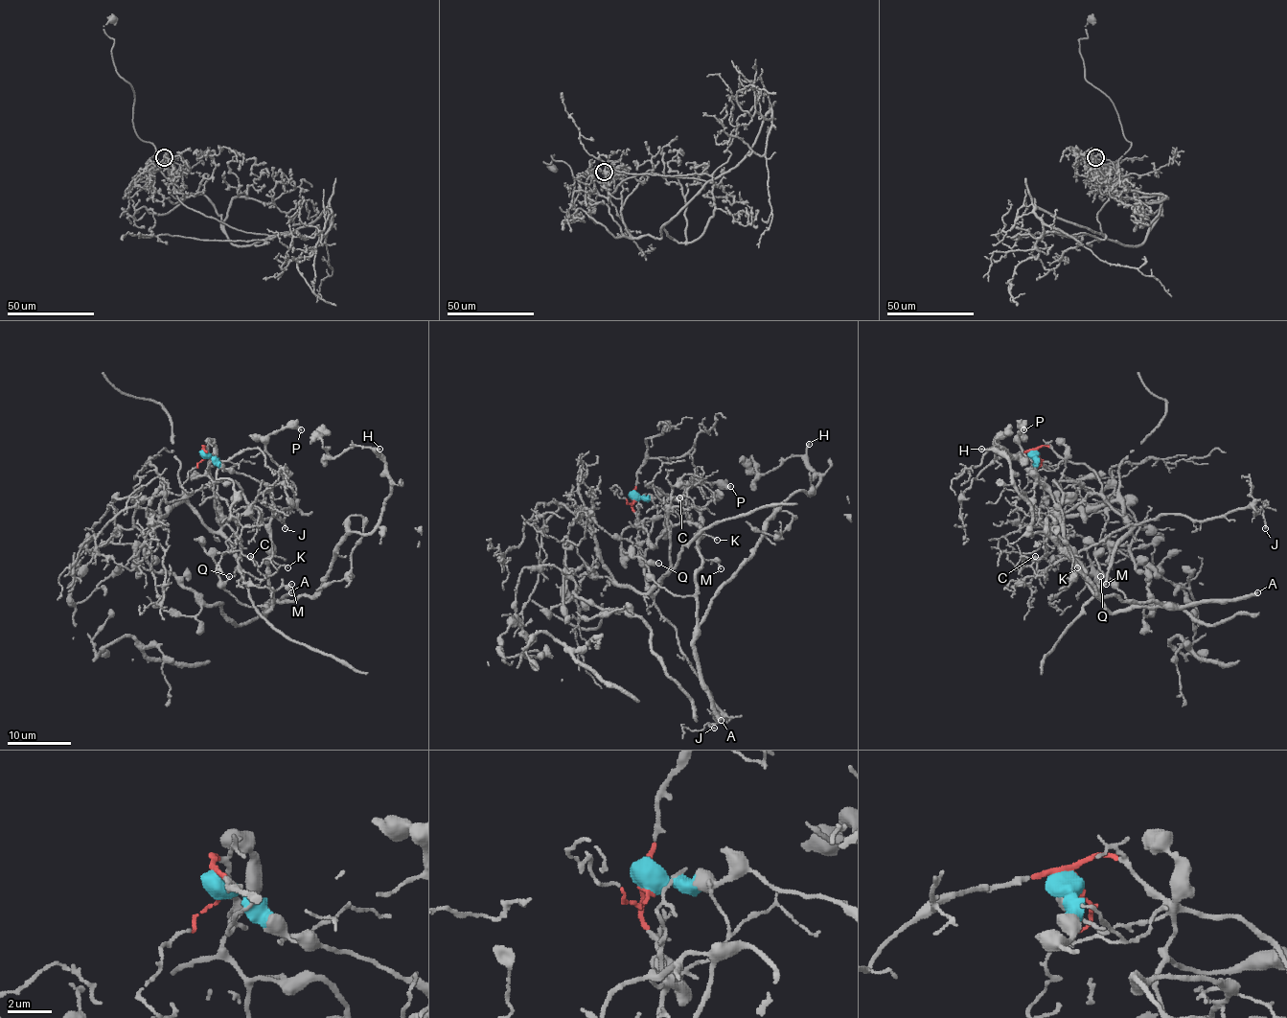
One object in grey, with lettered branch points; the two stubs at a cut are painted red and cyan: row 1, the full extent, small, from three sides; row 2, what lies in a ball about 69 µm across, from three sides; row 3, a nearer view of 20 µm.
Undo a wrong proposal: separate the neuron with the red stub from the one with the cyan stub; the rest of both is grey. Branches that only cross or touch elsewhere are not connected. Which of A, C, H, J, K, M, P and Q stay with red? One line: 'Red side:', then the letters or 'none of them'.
Red side: C, J

